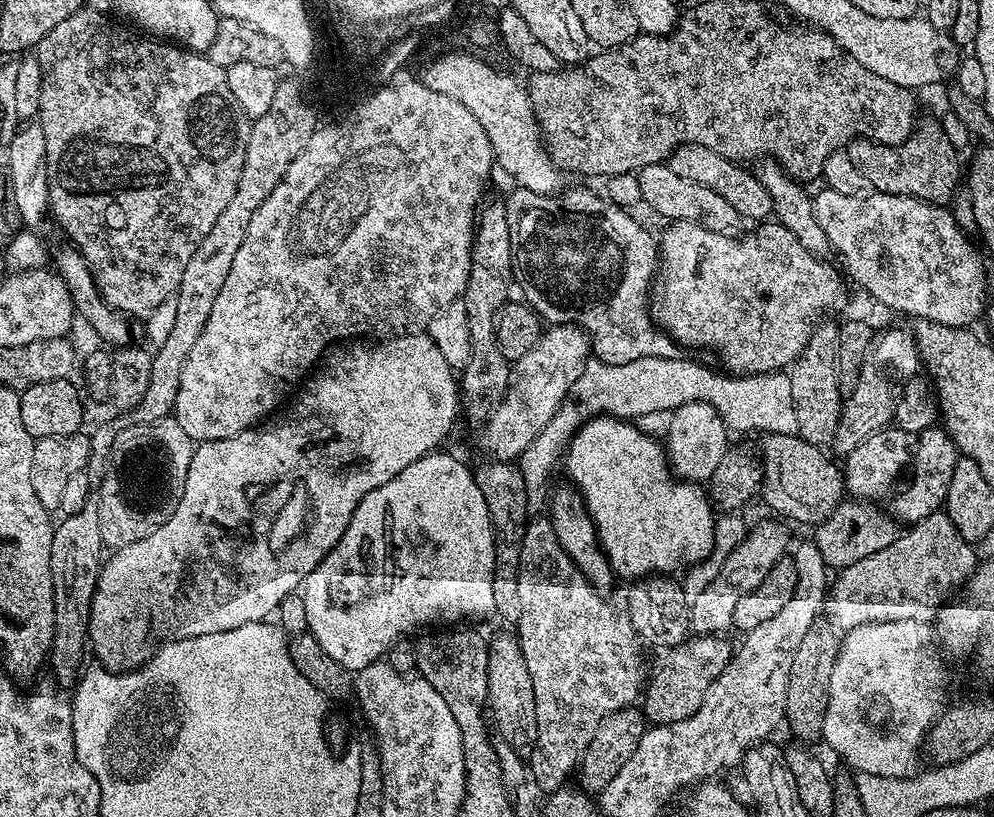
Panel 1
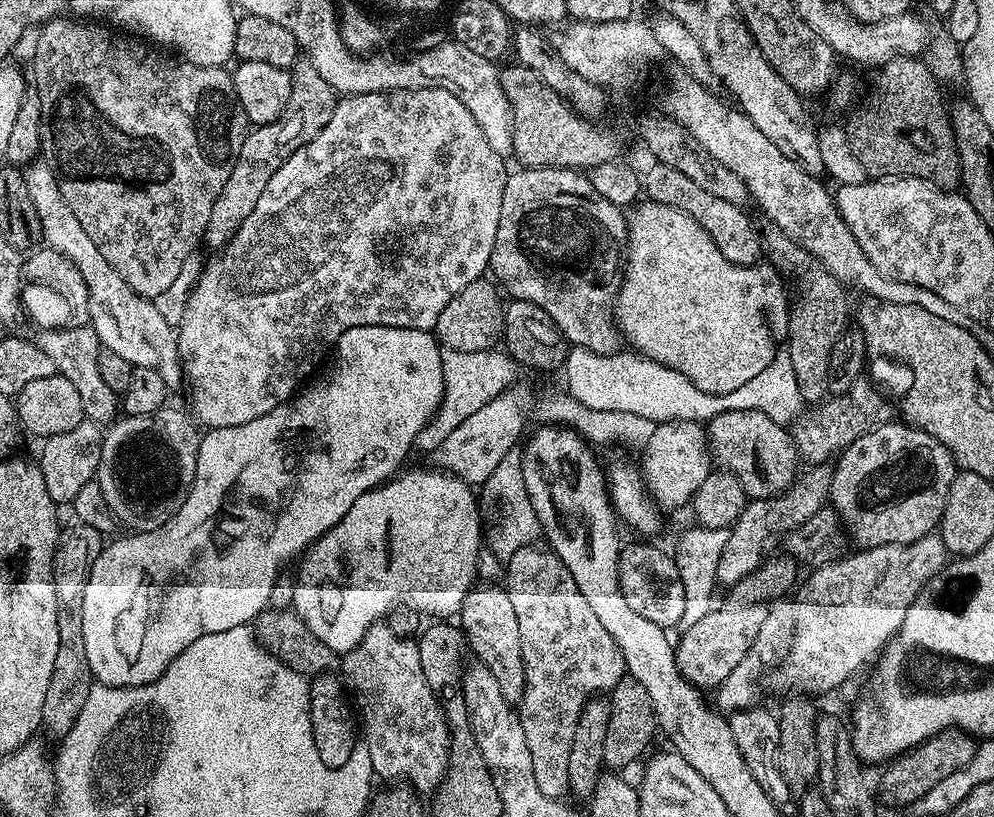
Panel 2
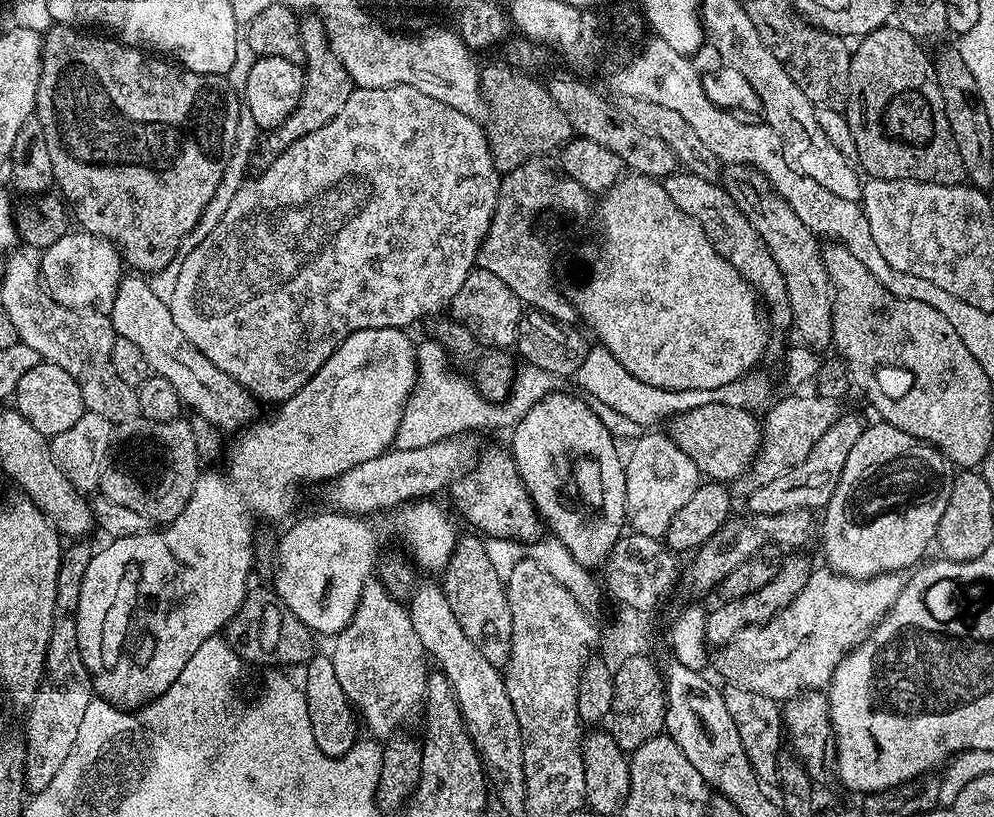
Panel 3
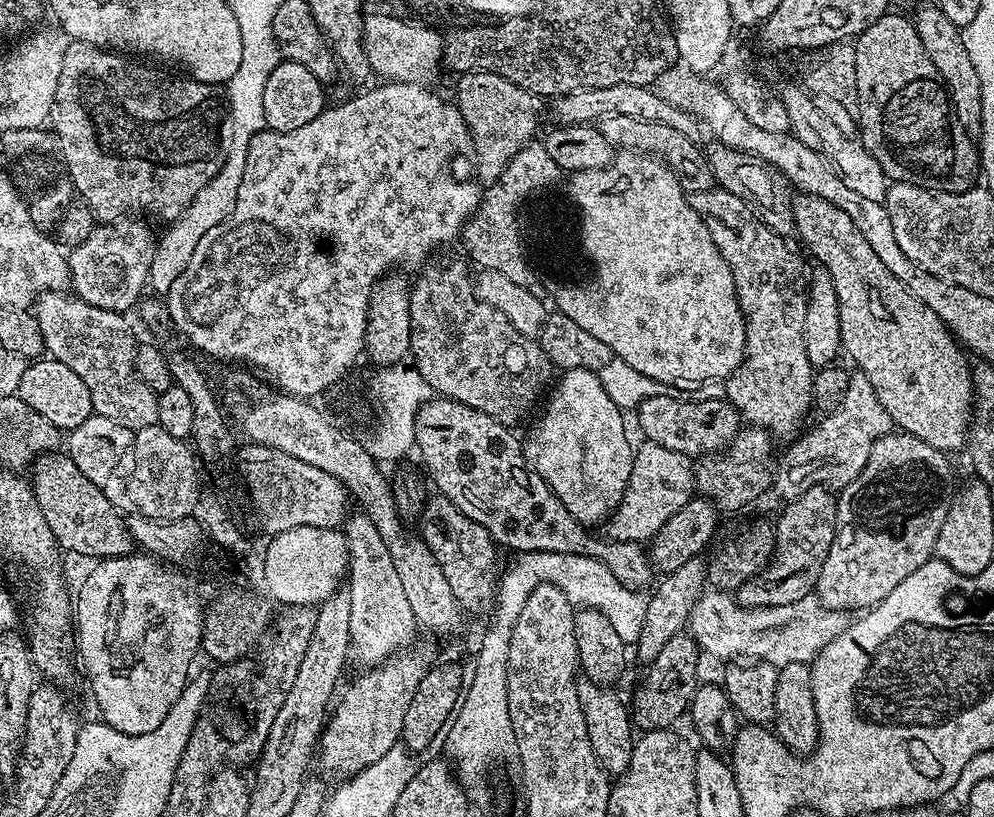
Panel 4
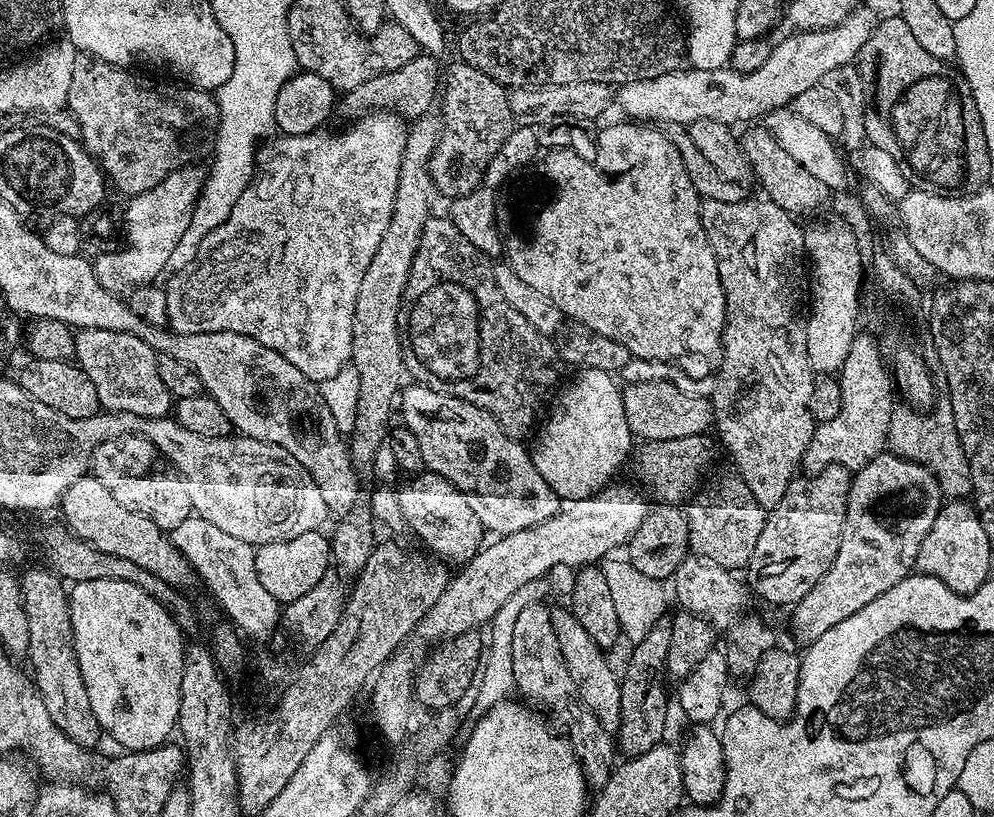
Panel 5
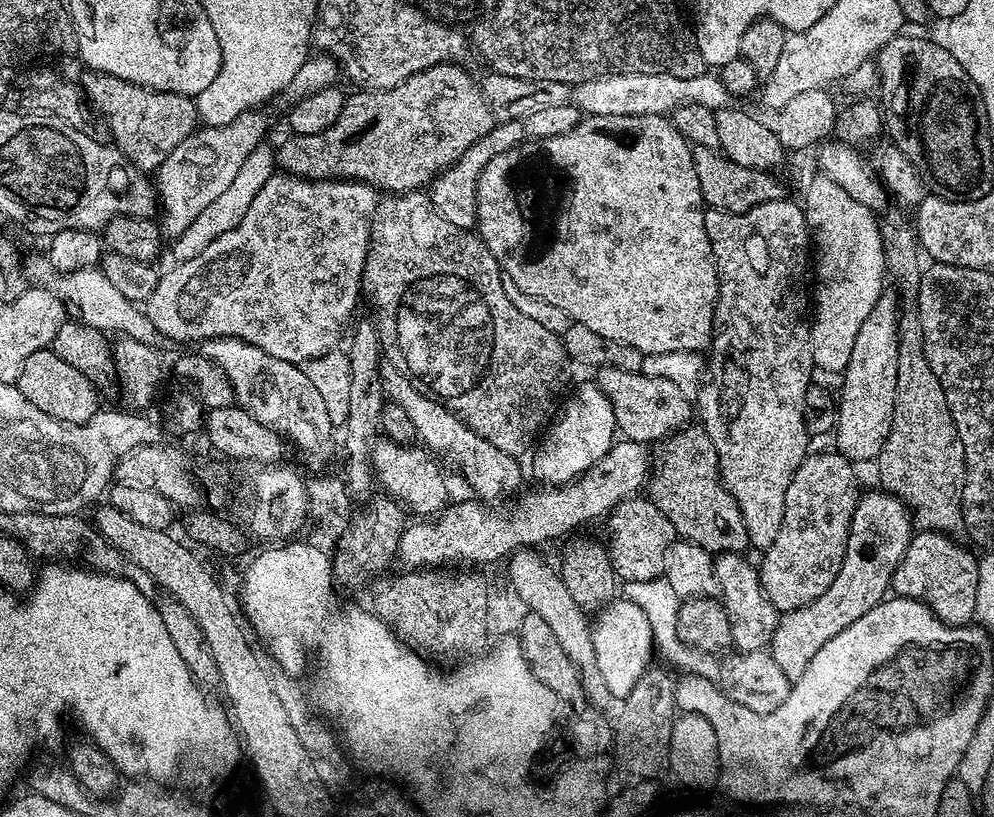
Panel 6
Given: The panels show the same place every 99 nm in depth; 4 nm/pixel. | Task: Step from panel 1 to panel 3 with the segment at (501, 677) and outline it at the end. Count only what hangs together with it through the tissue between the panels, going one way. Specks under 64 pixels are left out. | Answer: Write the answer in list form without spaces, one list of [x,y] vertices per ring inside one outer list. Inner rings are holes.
[[[461,535],[447,568],[443,569],[442,587],[454,610],[462,631],[474,642],[474,647],[496,668],[503,669],[510,658],[510,638],[512,637],[512,615],[508,601],[508,588],[501,580],[494,562],[486,554],[484,540],[479,535]]]

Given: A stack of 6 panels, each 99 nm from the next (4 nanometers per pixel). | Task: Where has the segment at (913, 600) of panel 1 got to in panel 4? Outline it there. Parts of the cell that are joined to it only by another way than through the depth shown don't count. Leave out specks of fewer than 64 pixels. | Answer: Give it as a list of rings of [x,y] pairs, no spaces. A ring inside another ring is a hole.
[[[708,590],[710,592],[701,591],[697,595],[694,606],[690,610],[688,619],[686,621],[687,631],[691,634],[693,638],[696,639],[696,645],[700,647],[701,653],[714,654],[715,658],[718,658],[725,662],[735,661],[737,658],[744,658],[740,656],[749,656],[749,661],[760,662],[756,660],[765,660],[768,664],[776,664],[775,666],[783,666],[789,664],[790,662],[802,662],[803,664],[808,664],[809,662],[816,659],[817,654],[820,653],[823,648],[825,648],[831,640],[838,638],[838,634],[842,634],[848,629],[850,623],[850,616],[847,611],[841,610],[839,608],[828,608],[823,602],[817,598],[815,594],[802,598],[798,602],[790,602],[790,606],[766,606],[765,608],[743,608],[738,601],[736,601],[735,595],[731,592],[726,592],[723,590]]]

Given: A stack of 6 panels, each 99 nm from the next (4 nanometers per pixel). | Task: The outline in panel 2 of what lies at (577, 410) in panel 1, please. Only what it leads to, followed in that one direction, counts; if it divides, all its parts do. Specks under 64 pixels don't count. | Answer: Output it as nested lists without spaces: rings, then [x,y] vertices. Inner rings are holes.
[[[572,348],[568,351],[566,373],[568,372],[567,393],[588,408],[602,411],[625,411],[638,414],[641,418],[652,419],[656,425],[670,424],[675,420],[707,422],[732,410],[758,410],[774,422],[791,425],[801,415],[802,397],[798,390],[798,378],[794,378],[794,366],[790,366],[787,351],[777,352],[774,362],[750,378],[746,386],[738,386],[736,392],[725,396],[706,394],[690,382],[678,370],[670,370],[648,360],[639,354],[624,350],[614,355],[598,355],[593,351]],[[518,454],[502,458],[501,462],[498,462],[497,469],[490,474],[490,478],[478,490],[478,502],[481,507],[492,508],[496,502],[504,503],[500,508],[500,519],[496,524],[490,525],[489,528],[487,525],[486,528],[487,551],[489,548],[500,559],[500,562],[507,562],[519,548],[535,545],[542,536],[540,523],[534,512],[534,506],[530,503],[525,478],[522,475],[522,460],[523,457]]]

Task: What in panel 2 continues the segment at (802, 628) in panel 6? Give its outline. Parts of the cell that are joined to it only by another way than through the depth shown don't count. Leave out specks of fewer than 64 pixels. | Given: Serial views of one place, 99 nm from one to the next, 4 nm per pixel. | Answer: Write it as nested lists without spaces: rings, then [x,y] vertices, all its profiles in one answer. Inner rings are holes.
[[[887,422],[878,425],[874,429],[870,429],[868,433],[862,434],[860,438],[853,442],[848,448],[845,448],[835,461],[832,468],[832,490],[830,493],[831,507],[835,508],[836,515],[840,517],[843,531],[857,545],[857,549],[877,548],[878,546],[886,546],[887,544],[909,544],[918,538],[935,533],[937,531],[940,519],[944,513],[946,506],[946,494],[950,490],[950,482],[954,482],[958,471],[956,461],[953,460],[950,450],[946,450],[946,446],[942,446],[942,442],[938,442],[930,434],[926,434],[922,430],[912,427],[911,424],[903,422]]]

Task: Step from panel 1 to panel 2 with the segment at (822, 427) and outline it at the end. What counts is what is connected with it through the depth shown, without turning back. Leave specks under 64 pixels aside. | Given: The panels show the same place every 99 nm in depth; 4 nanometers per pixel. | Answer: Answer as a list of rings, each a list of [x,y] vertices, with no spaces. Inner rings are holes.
[[[768,226],[768,229],[763,229],[762,252],[767,263],[787,278],[794,289],[794,303],[788,314],[786,351],[790,366],[794,366],[794,378],[798,378],[798,390],[805,401],[823,401],[828,391],[828,362],[837,351],[836,343],[848,324],[849,293],[845,285],[834,278],[834,274],[824,269],[807,250],[794,243],[780,228]]]

